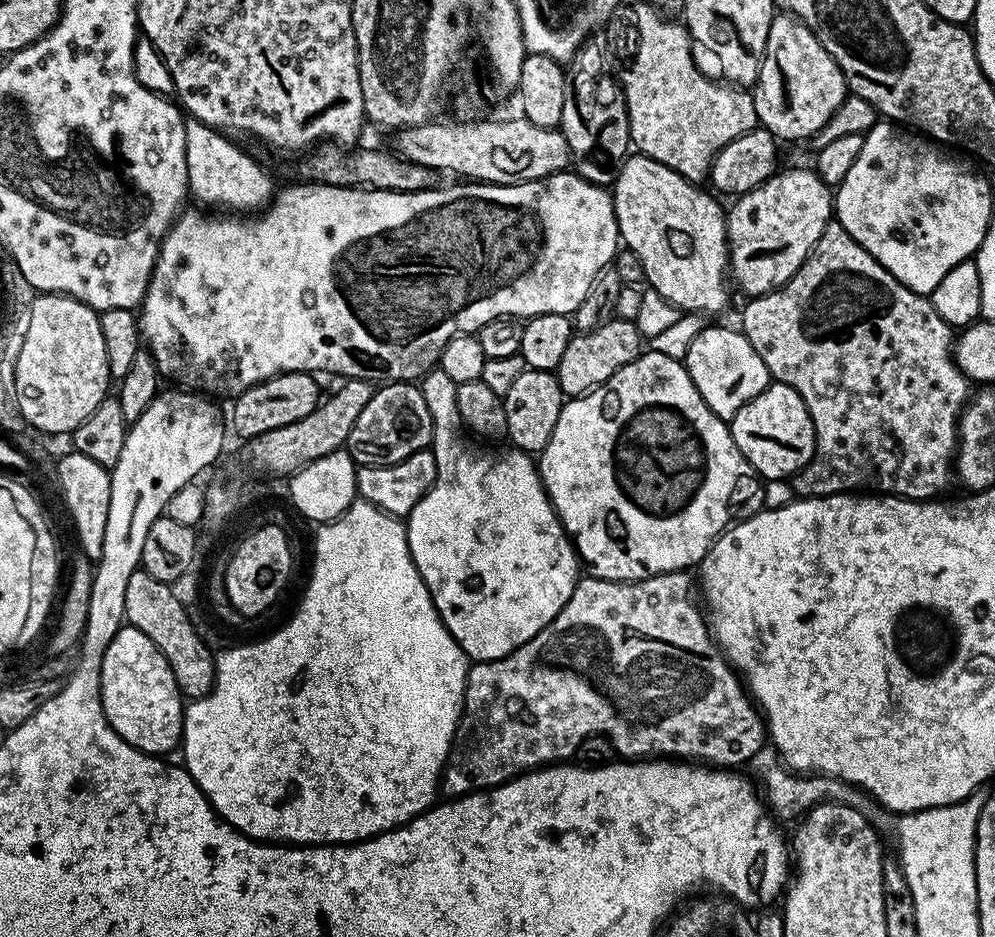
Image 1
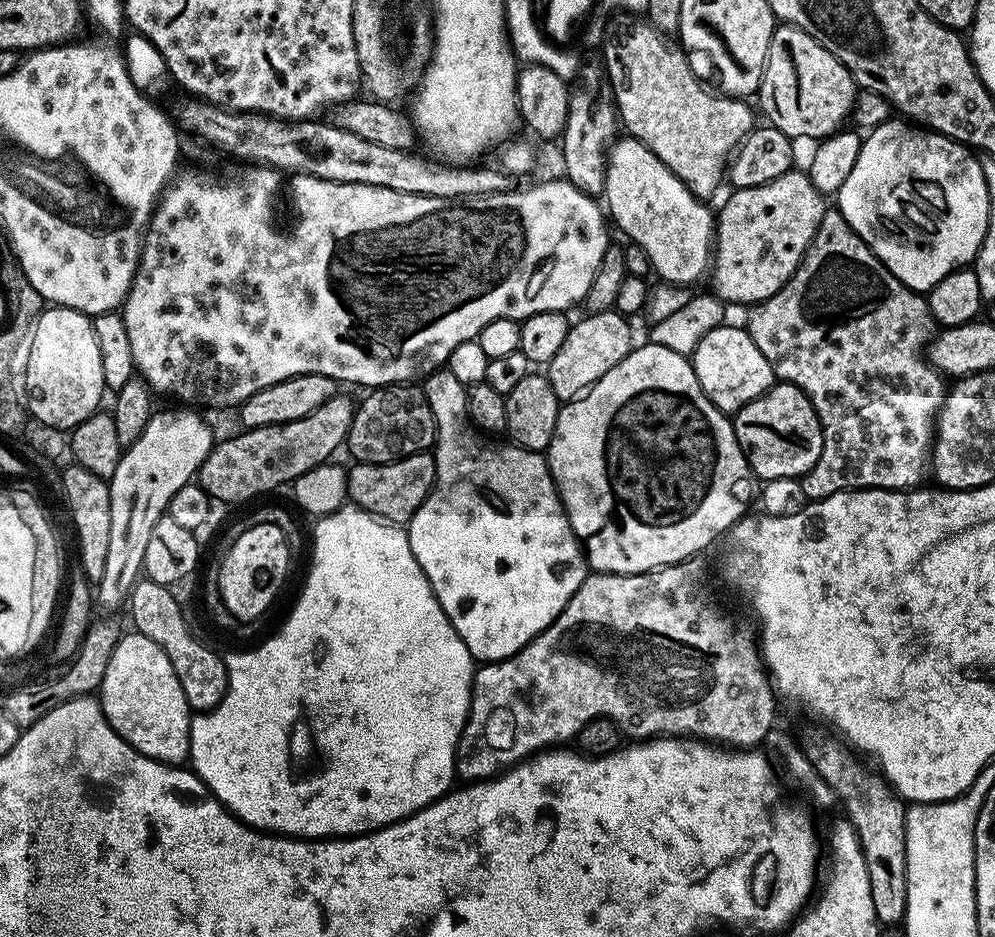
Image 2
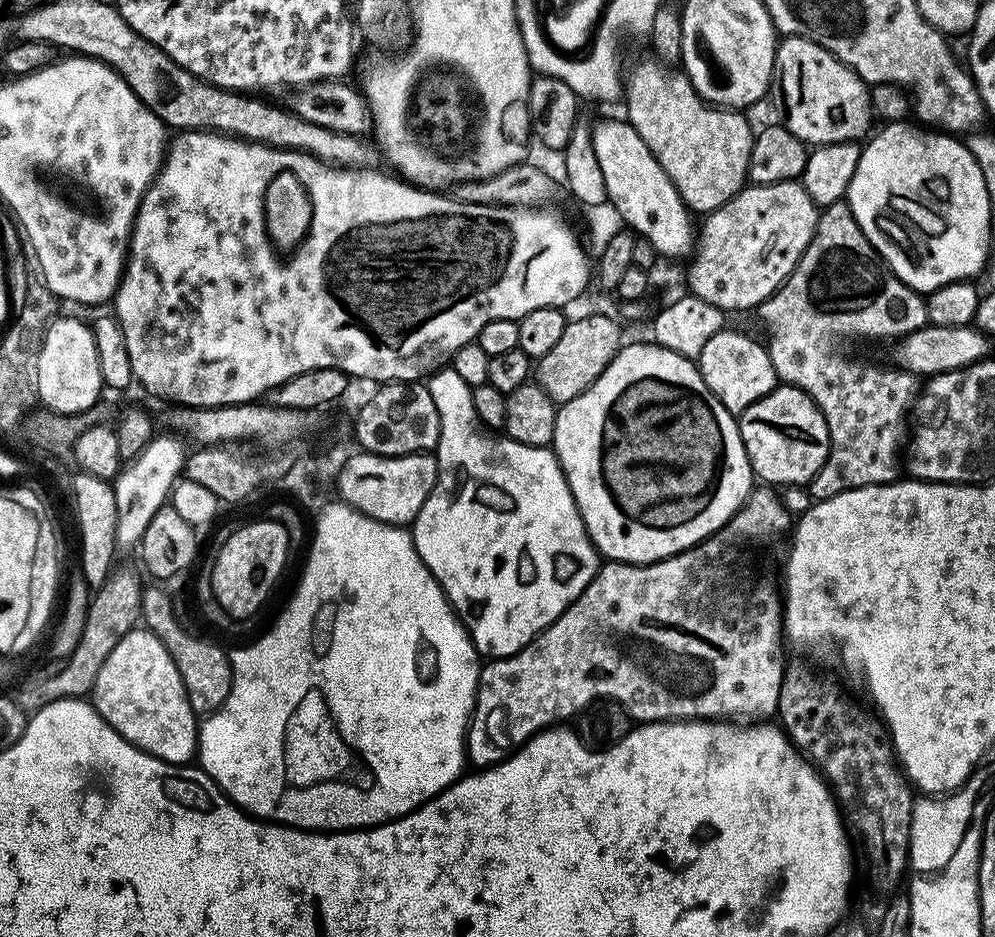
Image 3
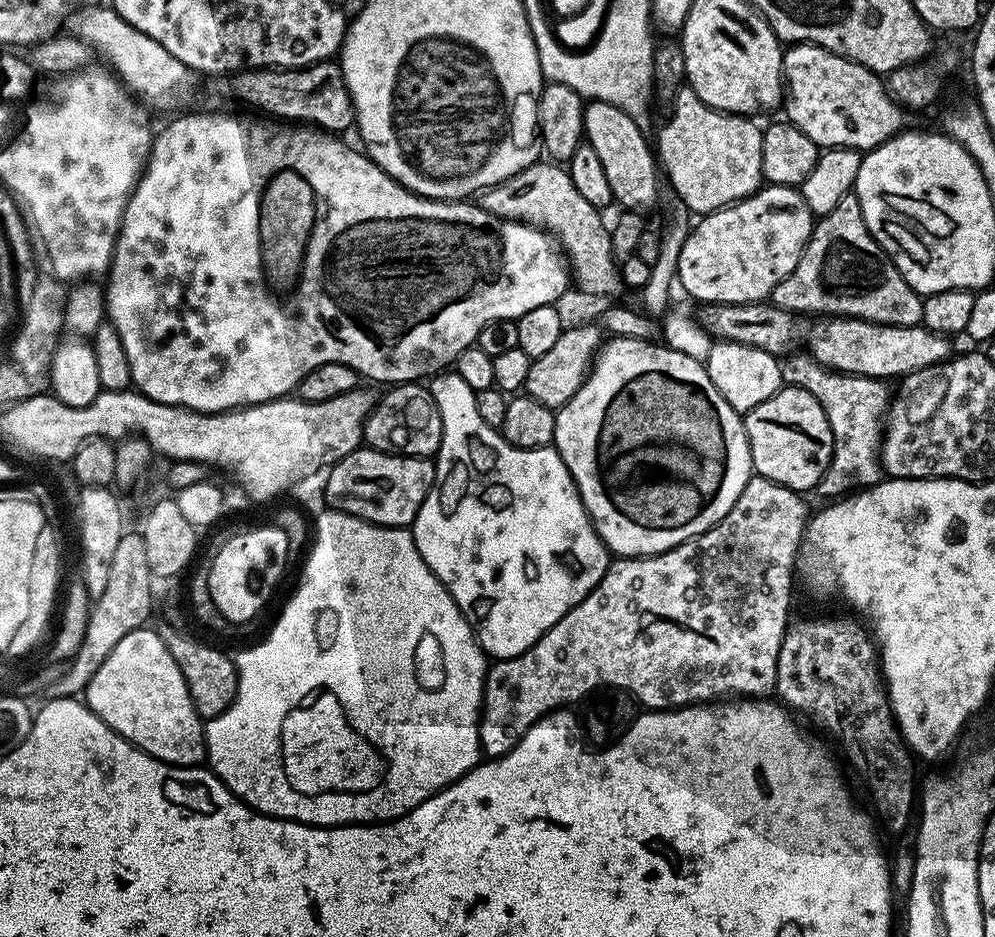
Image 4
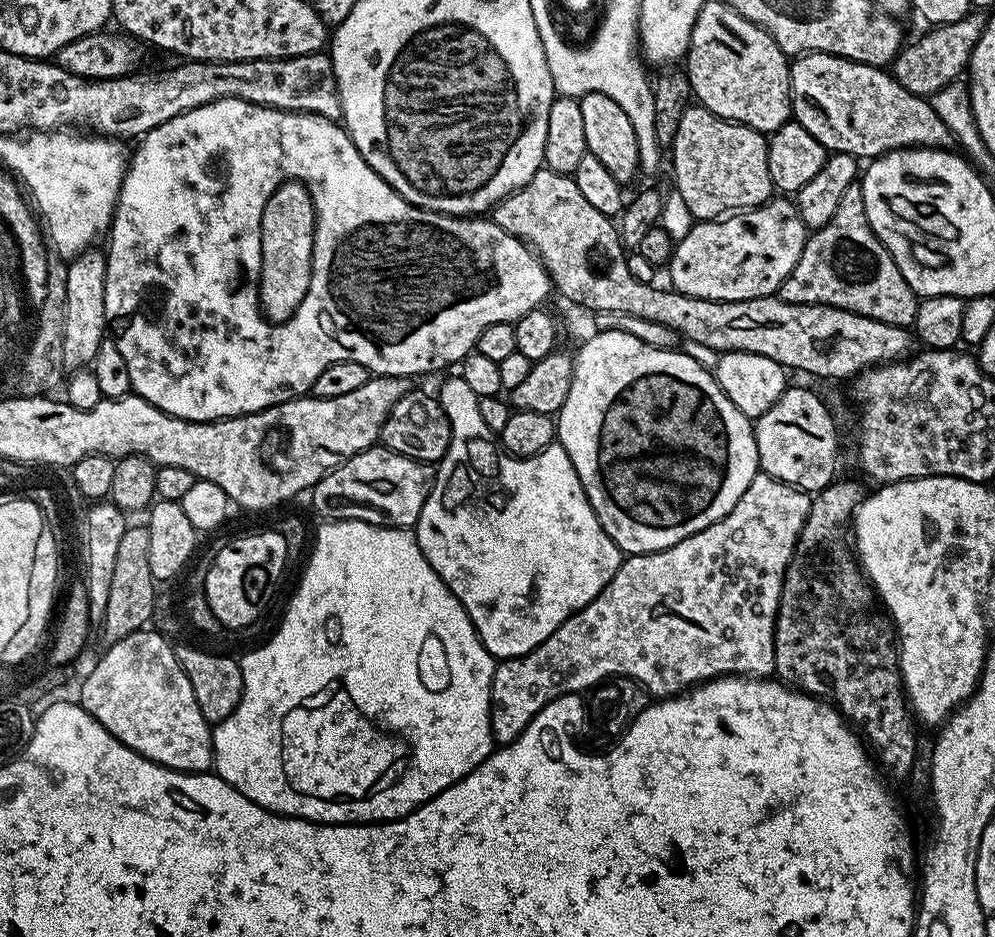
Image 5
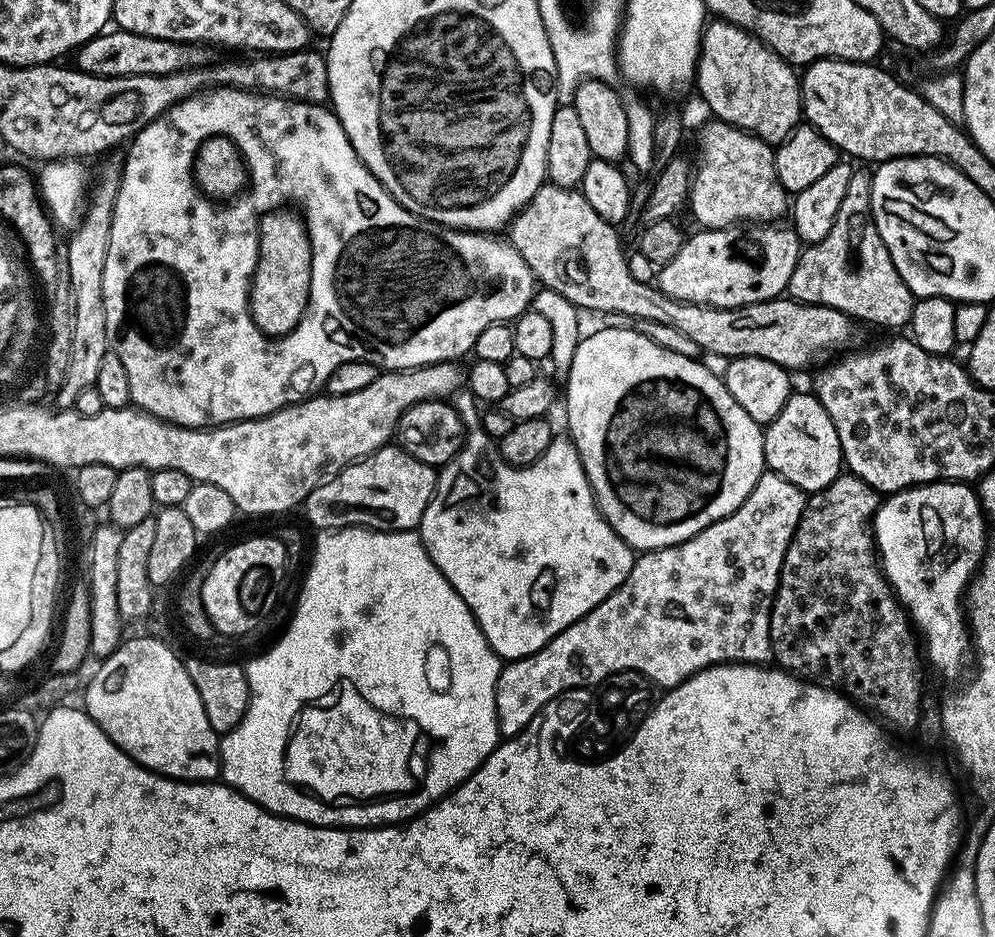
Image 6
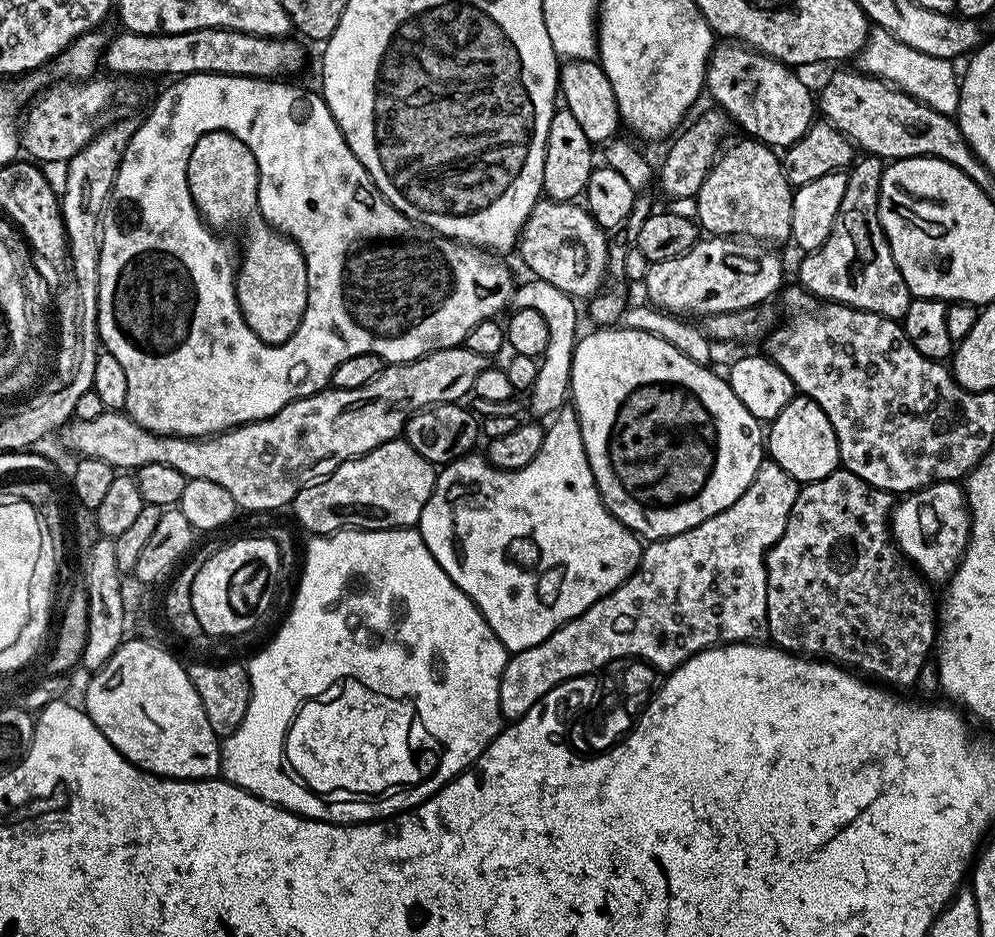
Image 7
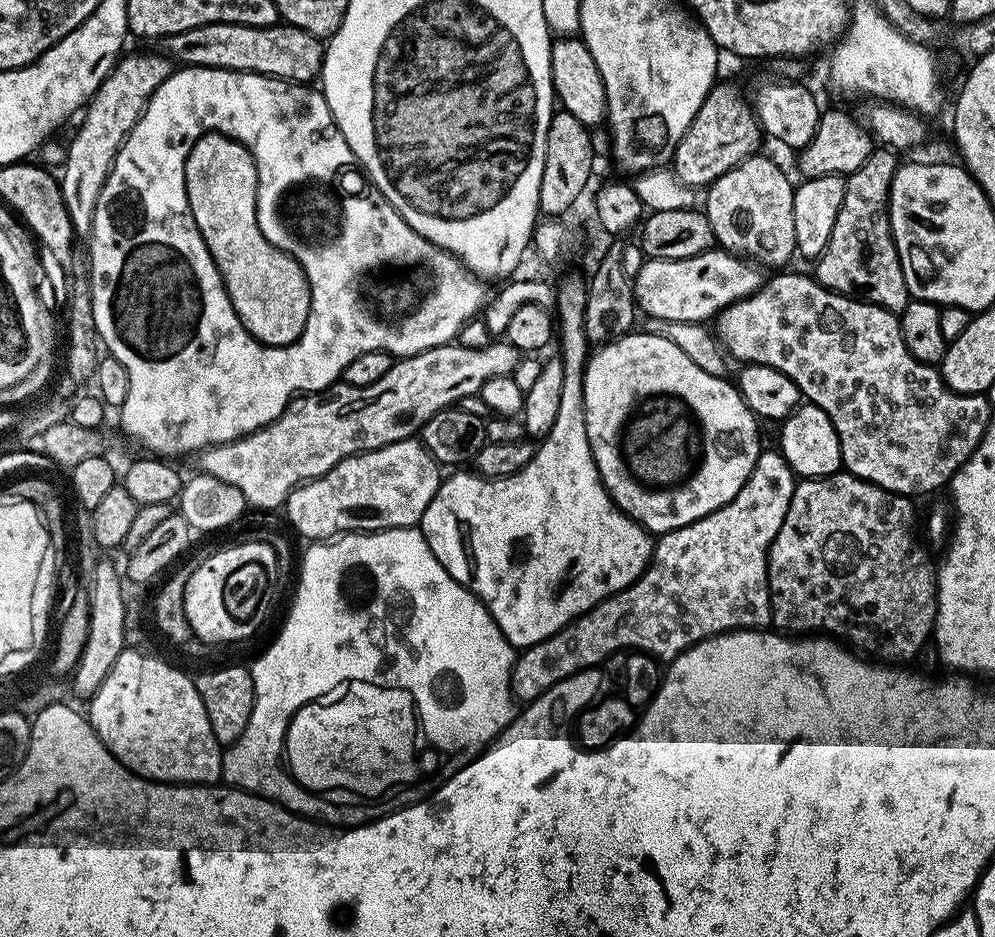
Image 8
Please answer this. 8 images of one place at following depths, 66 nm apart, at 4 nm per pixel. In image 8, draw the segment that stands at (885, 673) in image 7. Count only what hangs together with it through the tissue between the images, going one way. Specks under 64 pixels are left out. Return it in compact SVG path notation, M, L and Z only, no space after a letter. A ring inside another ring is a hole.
M847 470L836 472L833 476L801 479L790 498L786 518L782 518L782 526L768 548L768 604L772 608L771 627L784 634L831 634L857 653L879 658L892 666L907 665L911 656L916 656L923 650L927 640L929 643L936 627L937 569L934 567L934 560L932 564L927 550L920 545L920 540L916 537L916 508L912 504L915 503L902 493L891 492L882 486L866 482Z

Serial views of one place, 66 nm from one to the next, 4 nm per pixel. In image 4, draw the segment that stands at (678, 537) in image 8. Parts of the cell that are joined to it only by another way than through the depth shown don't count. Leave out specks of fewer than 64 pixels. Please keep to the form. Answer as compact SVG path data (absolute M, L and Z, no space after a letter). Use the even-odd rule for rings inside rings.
M753 475L746 482L746 486L742 490L742 494L738 494L738 502L734 502L734 506L727 514L724 515L718 523L710 530L706 530L694 540L688 540L685 544L679 544L677 548L671 548L665 552L660 552L656 556L638 556L635 558L616 558L611 561L606 570L604 577L600 579L600 584L588 595L578 606L574 606L564 617L554 625L554 627L542 637L534 646L527 648L521 656L515 656L509 660L496 660L488 669L488 675L484 678L484 702L480 713L480 747L483 755L488 758L505 756L516 743L521 740L524 733L528 729L533 728L545 716L551 714L556 709L561 709L565 706L575 705L584 699L585 696L594 692L599 681L611 681L615 684L624 684L625 687L631 687L640 692L640 699L648 701L648 704L666 705L679 704L688 700L691 704L706 704L709 702L720 702L725 698L764 698L769 694L775 693L776 690L776 675L778 674L778 650L782 650L782 638L784 631L788 629L790 623L790 615L788 616L788 607L792 604L792 580L794 584L794 569L796 568L796 558L800 554L800 541L804 539L804 530L810 519L810 511L804 505L805 497L801 493L794 491L792 488L787 488L781 484L775 484L773 480L767 480L765 476Z

